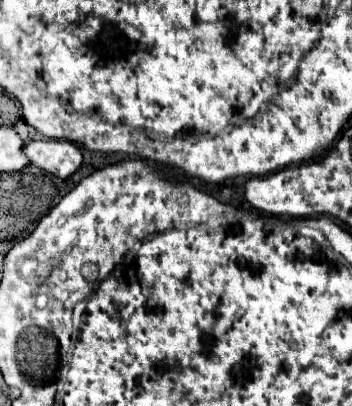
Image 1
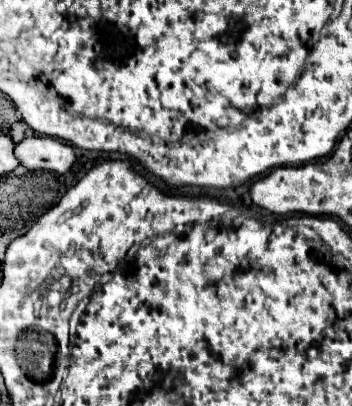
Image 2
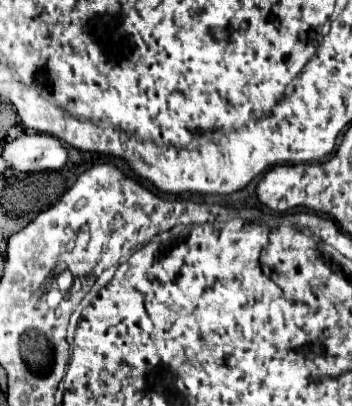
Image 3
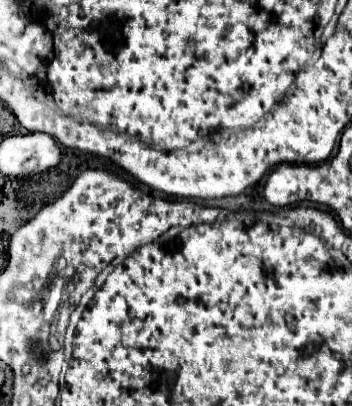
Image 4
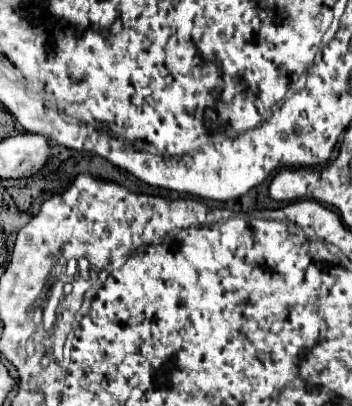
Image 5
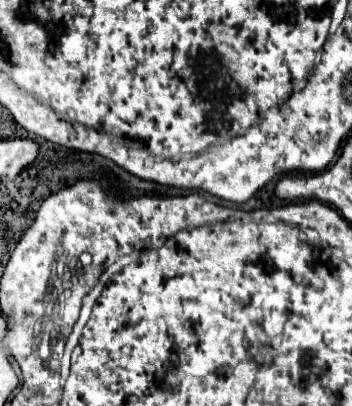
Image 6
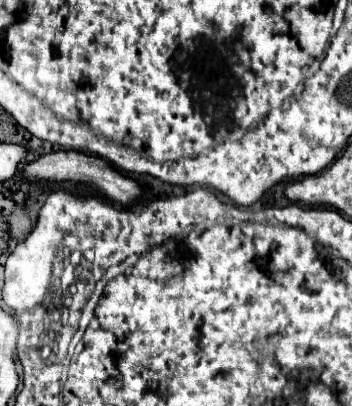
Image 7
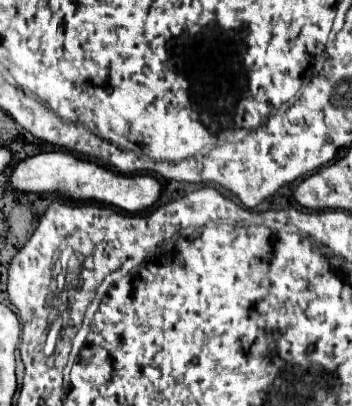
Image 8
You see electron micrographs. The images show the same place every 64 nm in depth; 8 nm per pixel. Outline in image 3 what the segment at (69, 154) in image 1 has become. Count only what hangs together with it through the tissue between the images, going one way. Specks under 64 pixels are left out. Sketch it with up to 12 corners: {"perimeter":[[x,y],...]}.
{"perimeter":[[24,134],[4,144],[14,172],[60,170],[68,154],[58,138]]}

